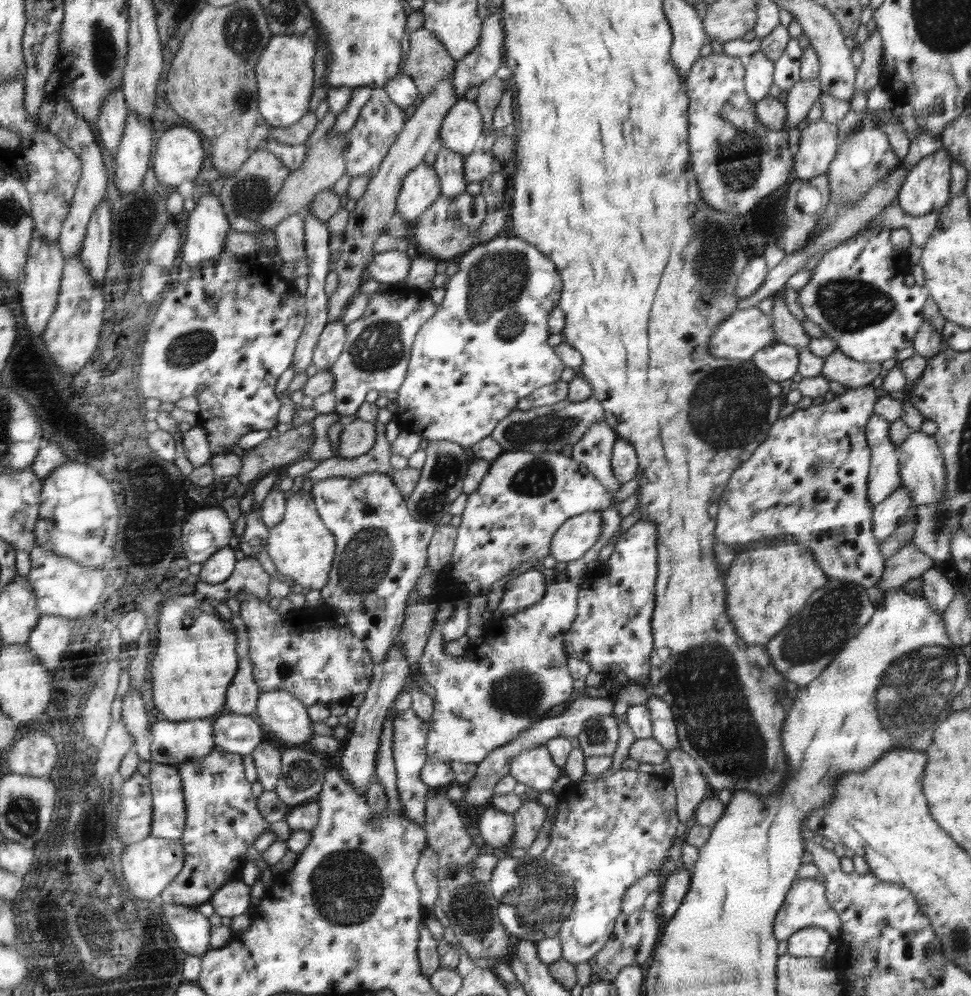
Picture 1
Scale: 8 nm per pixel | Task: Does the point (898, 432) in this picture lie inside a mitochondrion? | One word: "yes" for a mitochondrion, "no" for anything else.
no

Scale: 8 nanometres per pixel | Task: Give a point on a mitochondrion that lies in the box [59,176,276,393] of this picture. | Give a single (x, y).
(191, 347)

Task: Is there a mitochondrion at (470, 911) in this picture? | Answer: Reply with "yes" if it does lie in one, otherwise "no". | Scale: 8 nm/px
yes

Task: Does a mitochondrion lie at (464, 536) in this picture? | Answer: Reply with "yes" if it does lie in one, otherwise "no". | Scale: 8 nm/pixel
no

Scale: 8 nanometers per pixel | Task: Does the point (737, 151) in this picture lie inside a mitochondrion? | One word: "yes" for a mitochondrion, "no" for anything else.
yes

